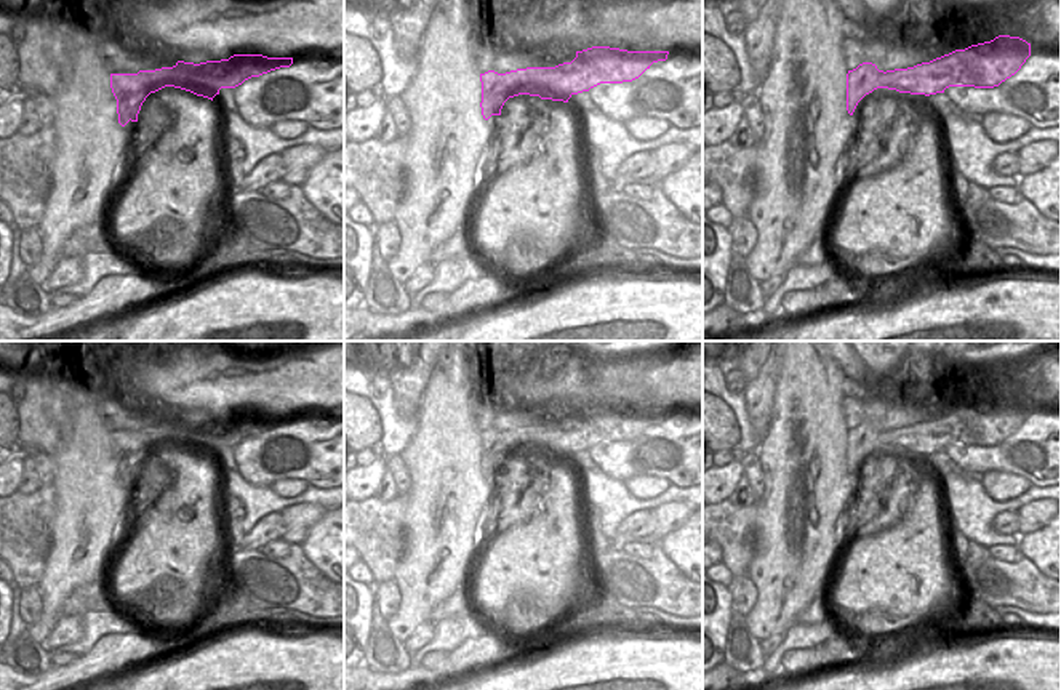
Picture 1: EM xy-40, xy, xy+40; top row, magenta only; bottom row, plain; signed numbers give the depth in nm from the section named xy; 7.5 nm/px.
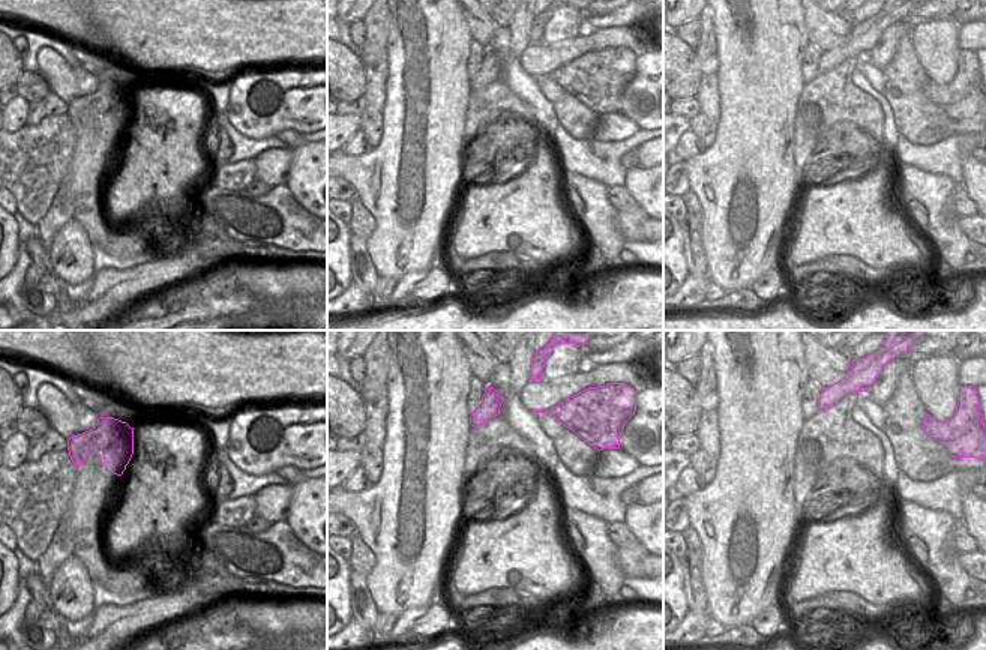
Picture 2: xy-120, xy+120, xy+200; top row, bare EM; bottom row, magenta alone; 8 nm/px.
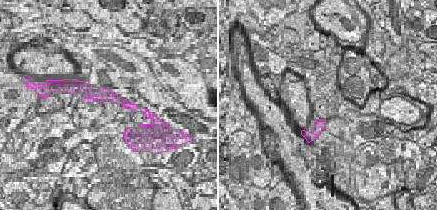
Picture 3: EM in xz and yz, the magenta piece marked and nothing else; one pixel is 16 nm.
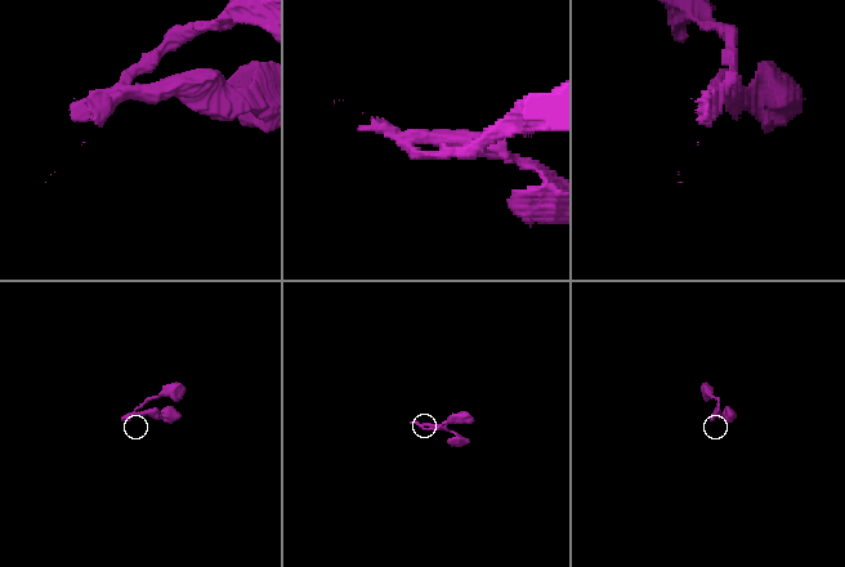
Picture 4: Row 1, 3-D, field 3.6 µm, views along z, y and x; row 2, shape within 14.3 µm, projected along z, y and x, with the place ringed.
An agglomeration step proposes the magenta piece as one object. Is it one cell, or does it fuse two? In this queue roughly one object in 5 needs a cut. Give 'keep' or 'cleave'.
cleave

